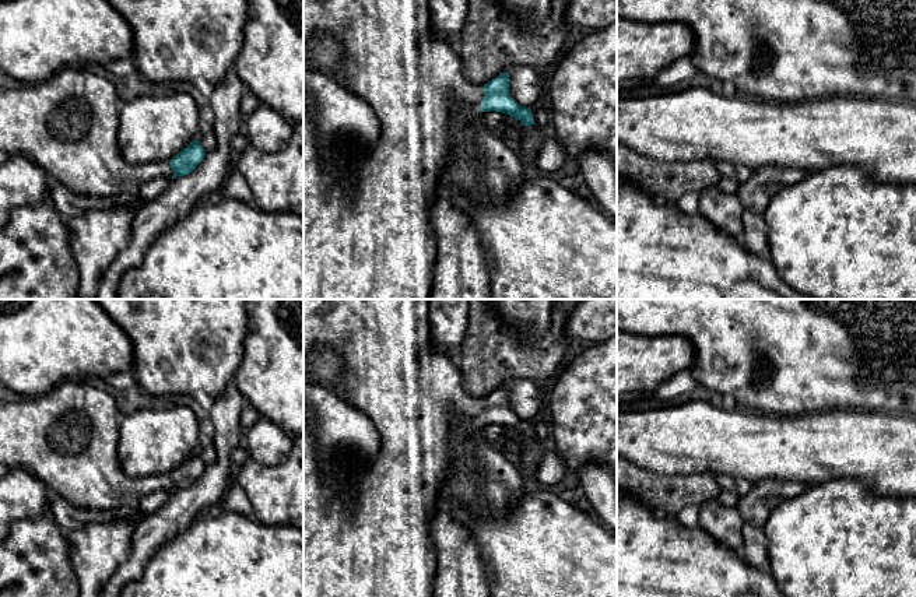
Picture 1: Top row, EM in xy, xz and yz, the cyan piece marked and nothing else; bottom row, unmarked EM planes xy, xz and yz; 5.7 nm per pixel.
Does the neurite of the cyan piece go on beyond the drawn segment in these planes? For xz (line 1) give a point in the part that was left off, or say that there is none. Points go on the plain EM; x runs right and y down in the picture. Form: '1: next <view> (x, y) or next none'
1: next xz (379, 544)

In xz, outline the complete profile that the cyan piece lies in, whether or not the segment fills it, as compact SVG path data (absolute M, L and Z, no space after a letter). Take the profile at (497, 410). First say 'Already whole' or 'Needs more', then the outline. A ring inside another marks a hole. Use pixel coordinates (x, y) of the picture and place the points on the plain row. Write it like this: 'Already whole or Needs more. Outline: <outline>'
Needs more. Outline: M303 299L303 357L313 348L329 347L343 362L343 371L333 383L326 383L334 393L357 407L373 424L380 436L380 450L369 466L355 468L358 482L348 502L344 491L331 489L324 477L324 463L319 459L315 438L303 433L303 597L432 597L434 580L436 576L438 555L431 537L431 520L439 503L442 485L446 482L453 463L450 442L455 425L463 421L480 421L482 425L502 425L520 433L524 439L534 438L530 421L519 418L509 407L509 389L501 386L484 400L471 397L463 389L463 377L457 361L450 358L441 348L431 347L429 336L429 299Z

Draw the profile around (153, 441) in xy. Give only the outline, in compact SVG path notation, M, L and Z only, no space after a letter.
M183 400L145 405L119 421L119 461L133 478L171 474L203 442L204 426Z

